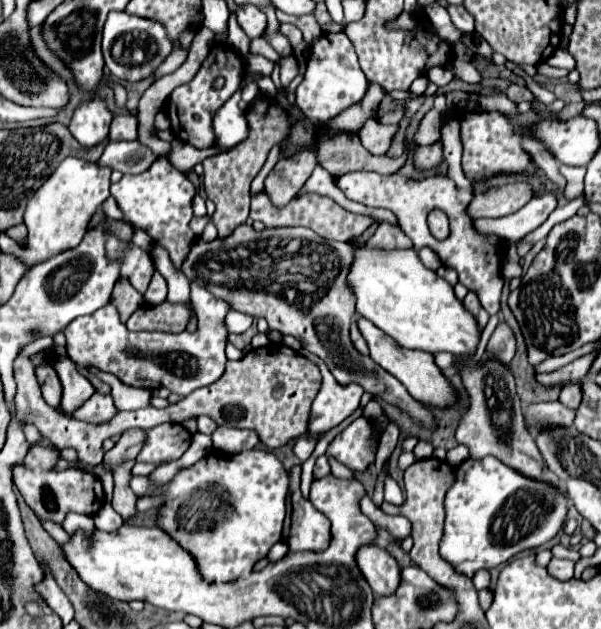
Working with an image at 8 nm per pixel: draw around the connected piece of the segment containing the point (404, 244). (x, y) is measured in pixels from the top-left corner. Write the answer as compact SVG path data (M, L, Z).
M379 224L379 230L375 232L375 236L371 236L367 240L369 248L383 248L383 250L395 250L395 248L413 248L411 240L397 228L391 224Z

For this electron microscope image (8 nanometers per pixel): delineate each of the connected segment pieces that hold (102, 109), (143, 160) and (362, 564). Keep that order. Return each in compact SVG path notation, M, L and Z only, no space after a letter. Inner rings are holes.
M95 98L91 102L83 102L75 110L69 130L79 140L81 146L93 148L109 136L109 124L111 124L111 112L107 110L103 100Z
M133 140L133 142L109 142L99 158L99 164L111 170L119 170L123 174L139 174L147 170L155 160L157 156L147 146Z
M375 544L363 546L357 552L357 564L369 586L373 588L375 596L391 596L391 592L399 588L401 568L387 550Z

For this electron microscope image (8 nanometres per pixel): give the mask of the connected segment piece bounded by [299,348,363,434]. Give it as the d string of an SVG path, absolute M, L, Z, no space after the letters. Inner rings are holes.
M301 348L299 352L313 358L323 374L323 388L319 390L319 394L313 402L307 432L311 432L311 434L327 432L327 430L335 428L337 424L341 424L345 418L349 418L359 408L363 388L359 384L353 384L353 382L345 384L345 386L339 384L335 380L335 376L331 376L327 364L323 364L317 356L309 354L305 348Z

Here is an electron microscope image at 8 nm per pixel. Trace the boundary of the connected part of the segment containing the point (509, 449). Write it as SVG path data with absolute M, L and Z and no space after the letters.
M489 360L481 368L473 368L473 370L463 368L461 376L467 388L469 410L459 422L455 438L459 444L469 448L471 458L495 456L503 464L519 470L525 476L559 486L559 478L553 472L549 472L535 446L531 432L527 432L527 426L523 424L523 408L519 396L515 394L515 382L509 368L497 360Z

